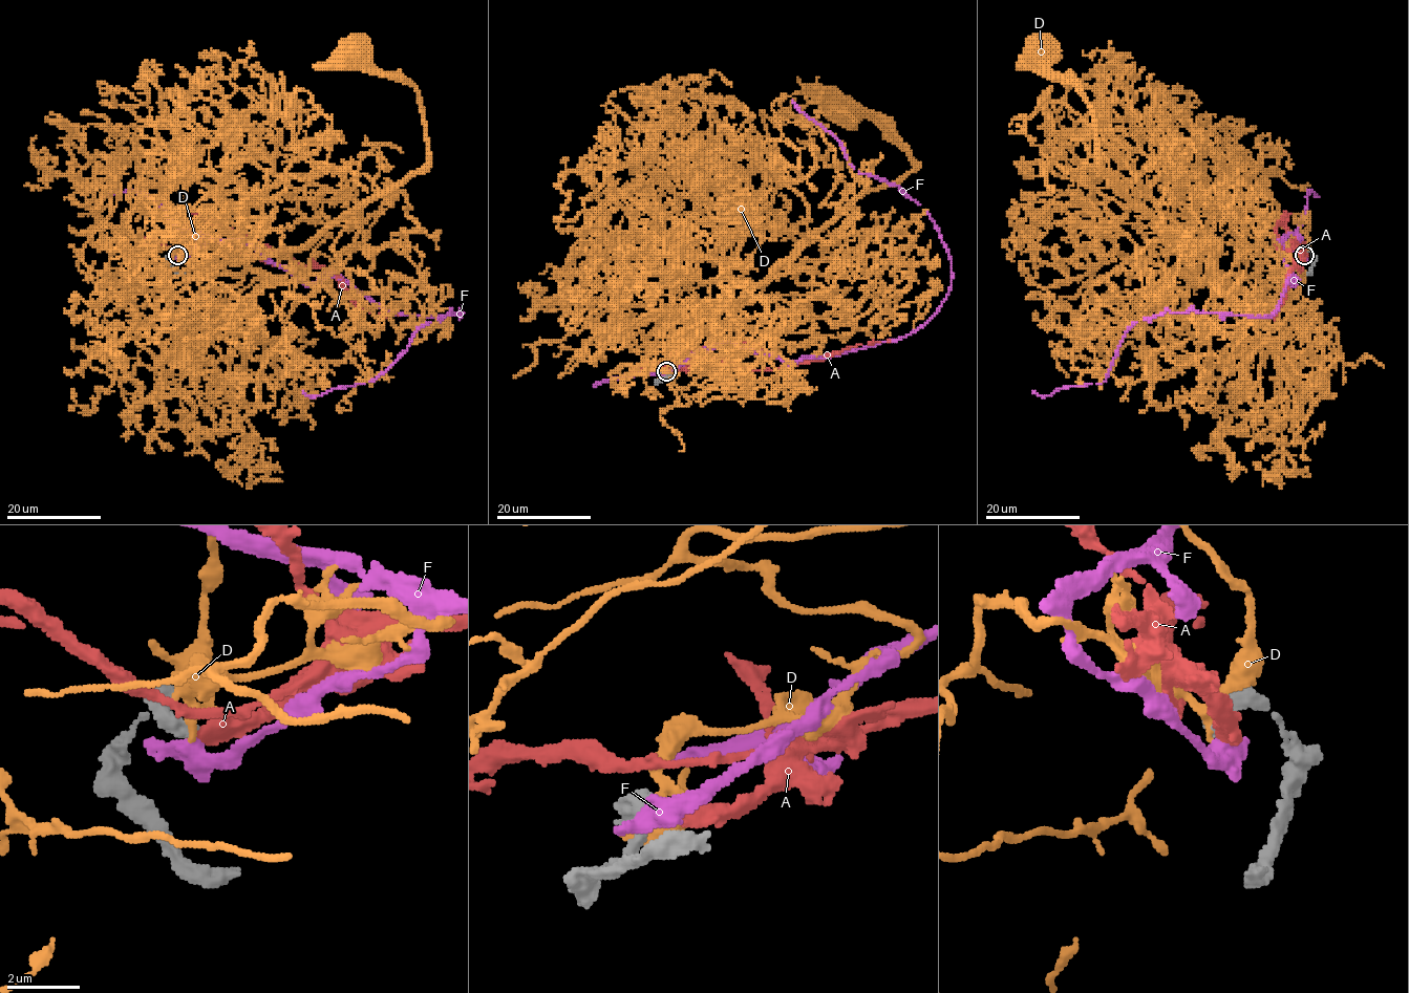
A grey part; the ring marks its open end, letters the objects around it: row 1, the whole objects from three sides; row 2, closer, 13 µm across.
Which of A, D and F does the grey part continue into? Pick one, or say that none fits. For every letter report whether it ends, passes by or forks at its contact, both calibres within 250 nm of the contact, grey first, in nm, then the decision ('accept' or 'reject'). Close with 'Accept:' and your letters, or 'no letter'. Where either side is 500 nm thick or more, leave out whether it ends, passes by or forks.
A: it ends | 460/440 nm | accept
D: 500/240 nm | reject
F: it forks | 480/400 nm | reject
Accept: A

